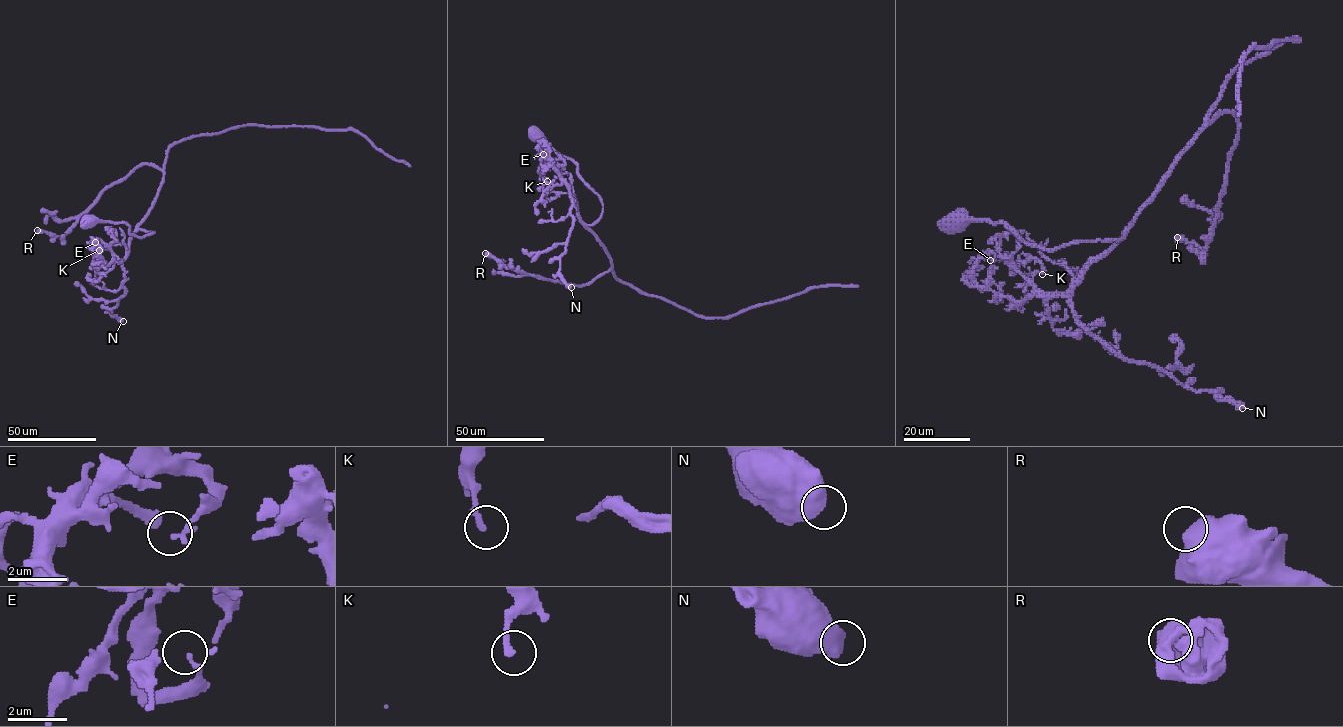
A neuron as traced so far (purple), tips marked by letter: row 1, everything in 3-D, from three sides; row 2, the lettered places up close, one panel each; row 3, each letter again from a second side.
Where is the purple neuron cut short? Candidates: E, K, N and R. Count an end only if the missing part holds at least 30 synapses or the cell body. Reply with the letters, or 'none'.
none

